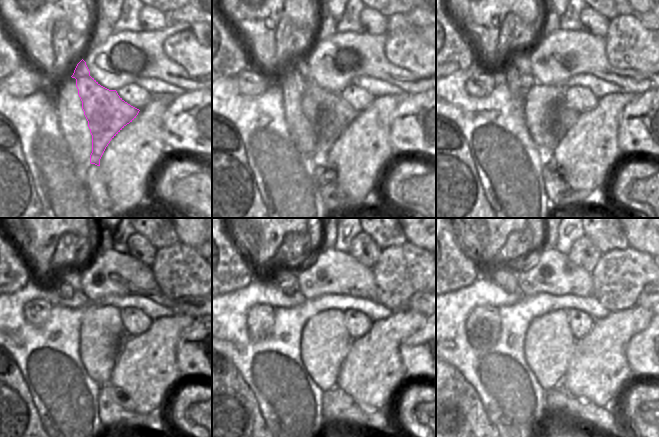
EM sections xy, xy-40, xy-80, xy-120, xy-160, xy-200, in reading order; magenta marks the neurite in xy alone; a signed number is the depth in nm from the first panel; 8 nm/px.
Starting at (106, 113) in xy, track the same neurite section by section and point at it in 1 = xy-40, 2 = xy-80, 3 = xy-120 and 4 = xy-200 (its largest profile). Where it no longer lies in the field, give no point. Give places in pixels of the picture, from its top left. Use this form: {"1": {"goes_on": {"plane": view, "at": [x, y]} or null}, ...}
{"1": {"goes_on": {"plane": "xy-40", "at": [336, 115]}}, "2": {"goes_on": {"plane": "xy-80", "at": [565, 117]}}, "3": {"goes_on": {"plane": "xy-120", "at": [72, 278]}}, "4": {"goes_on": {"plane": "xy-200", "at": [500, 275]}}}

